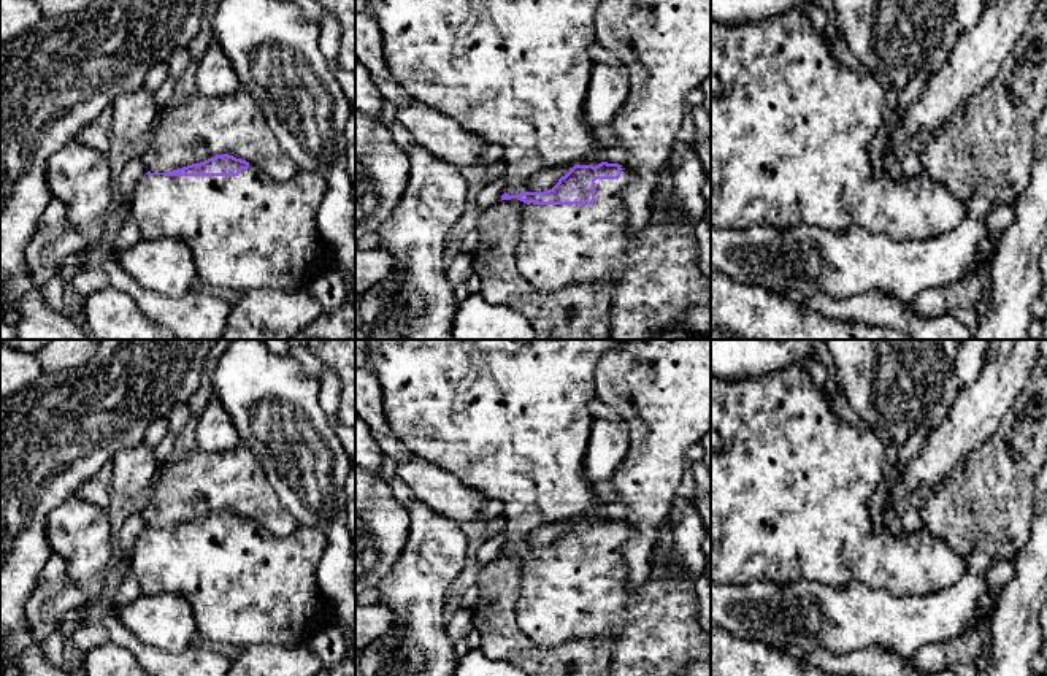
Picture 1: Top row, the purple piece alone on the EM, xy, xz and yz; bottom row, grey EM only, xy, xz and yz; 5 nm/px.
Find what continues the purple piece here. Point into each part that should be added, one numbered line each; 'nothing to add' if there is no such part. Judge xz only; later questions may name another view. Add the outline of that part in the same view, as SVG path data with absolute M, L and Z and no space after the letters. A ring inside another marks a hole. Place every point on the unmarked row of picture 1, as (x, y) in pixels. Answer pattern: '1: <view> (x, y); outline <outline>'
1: xz (657, 633); outline M622 520L619 535L596 535L592 560L522 562L517 625L544 649L579 638L614 636L609 676L687 676L690 662L711 662L711 633L698 622L700 601L695 582L674 560L673 533L663 524L650 552L650 574L641 589L628 582L622 559L633 530Z

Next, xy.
1: xy (246, 587); outline M249 519L238 532L163 532L144 530L132 547L132 573L141 593L182 595L192 606L197 635L211 644L225 643L244 651L249 646L298 646L305 640L335 624L325 613L325 597L316 581L327 536L317 528L298 525L287 536L276 536Z

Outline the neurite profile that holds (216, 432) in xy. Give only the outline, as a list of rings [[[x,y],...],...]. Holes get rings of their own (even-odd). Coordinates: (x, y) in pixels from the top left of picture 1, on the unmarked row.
[[[216,398],[206,403],[197,424],[197,446],[208,452],[224,452],[241,443],[232,417]]]

